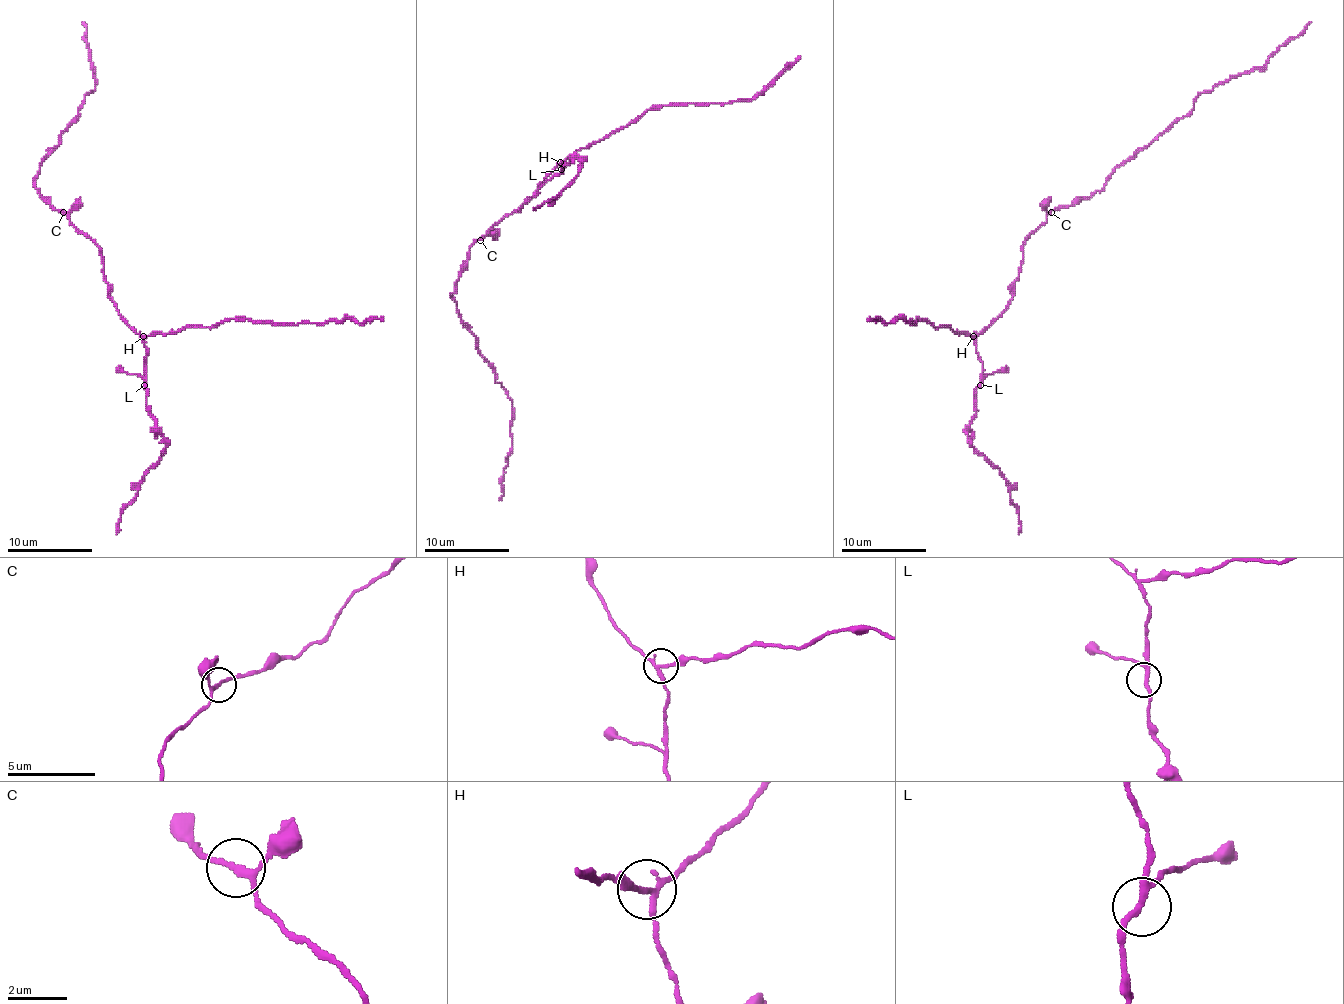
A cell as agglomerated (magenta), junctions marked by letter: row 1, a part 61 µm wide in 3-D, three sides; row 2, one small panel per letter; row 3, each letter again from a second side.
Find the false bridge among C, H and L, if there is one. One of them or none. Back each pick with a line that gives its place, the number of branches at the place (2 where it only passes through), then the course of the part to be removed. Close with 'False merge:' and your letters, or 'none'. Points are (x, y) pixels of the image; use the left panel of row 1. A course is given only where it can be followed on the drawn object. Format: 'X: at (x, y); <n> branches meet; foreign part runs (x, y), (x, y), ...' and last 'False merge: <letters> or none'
H: at (143, 336); 3 branches meet; foreign part runs (144, 336), (219, 325), (231, 319), (295, 325), (383, 321)
False merge: H

